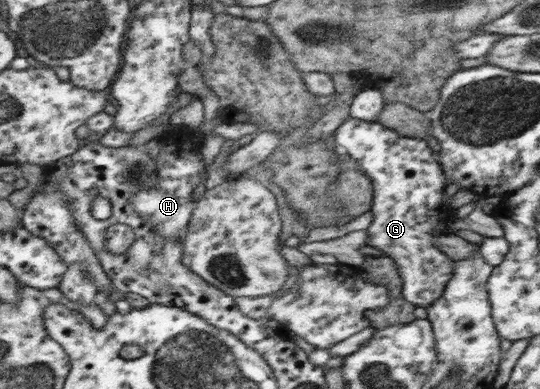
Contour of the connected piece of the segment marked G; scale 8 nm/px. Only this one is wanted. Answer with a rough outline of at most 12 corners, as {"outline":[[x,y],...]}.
{"outline":[[348,118],[332,135],[373,186],[367,246],[407,302],[442,296],[452,216],[425,139]]}

